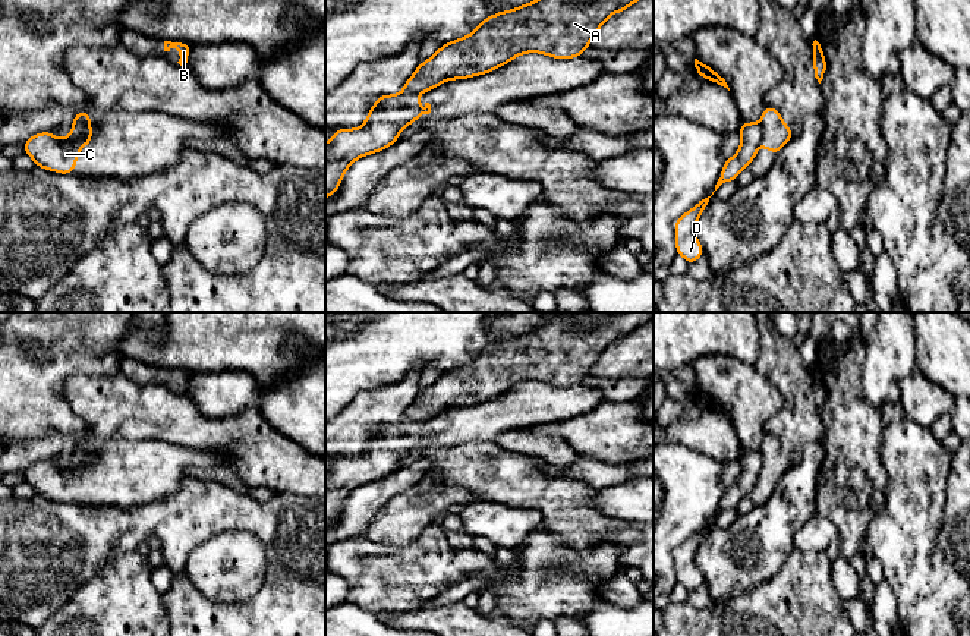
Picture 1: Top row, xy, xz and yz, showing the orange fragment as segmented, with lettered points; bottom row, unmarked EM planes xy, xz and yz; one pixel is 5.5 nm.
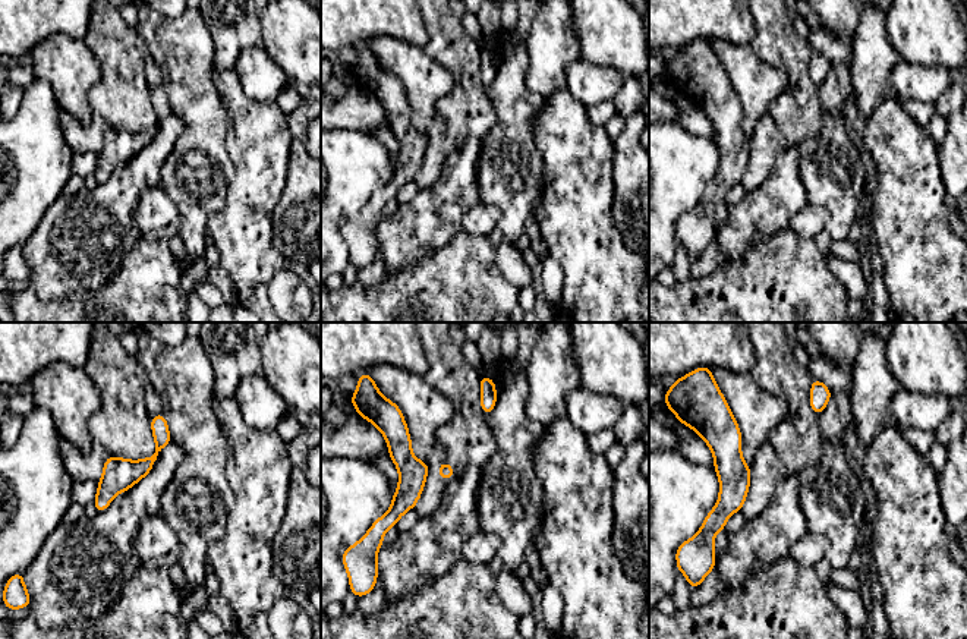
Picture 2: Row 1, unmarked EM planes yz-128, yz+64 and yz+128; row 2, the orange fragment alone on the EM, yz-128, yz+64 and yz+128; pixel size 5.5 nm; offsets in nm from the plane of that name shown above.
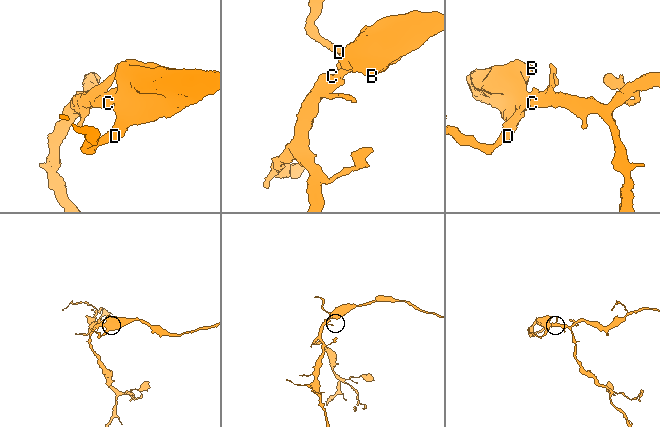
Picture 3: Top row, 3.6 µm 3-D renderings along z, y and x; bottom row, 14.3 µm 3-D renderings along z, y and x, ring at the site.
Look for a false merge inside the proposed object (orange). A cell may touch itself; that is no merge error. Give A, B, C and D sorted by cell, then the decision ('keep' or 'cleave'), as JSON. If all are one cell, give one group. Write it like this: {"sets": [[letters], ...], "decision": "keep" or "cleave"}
{"sets": [["A", "B", "D"], ["C"]], "decision": "cleave"}

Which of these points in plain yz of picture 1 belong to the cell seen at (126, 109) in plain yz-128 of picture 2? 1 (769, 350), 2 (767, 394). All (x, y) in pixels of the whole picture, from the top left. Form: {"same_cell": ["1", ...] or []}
{"same_cell": ["1"]}

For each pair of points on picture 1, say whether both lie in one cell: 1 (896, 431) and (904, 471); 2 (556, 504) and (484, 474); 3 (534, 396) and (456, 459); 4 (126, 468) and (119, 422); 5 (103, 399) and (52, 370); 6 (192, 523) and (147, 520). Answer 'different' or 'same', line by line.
1: same
2: same
3: different
4: different
5: different
6: same

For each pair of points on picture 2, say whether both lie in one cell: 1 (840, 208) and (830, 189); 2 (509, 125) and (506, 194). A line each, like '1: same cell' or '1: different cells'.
1: same cell
2: same cell

